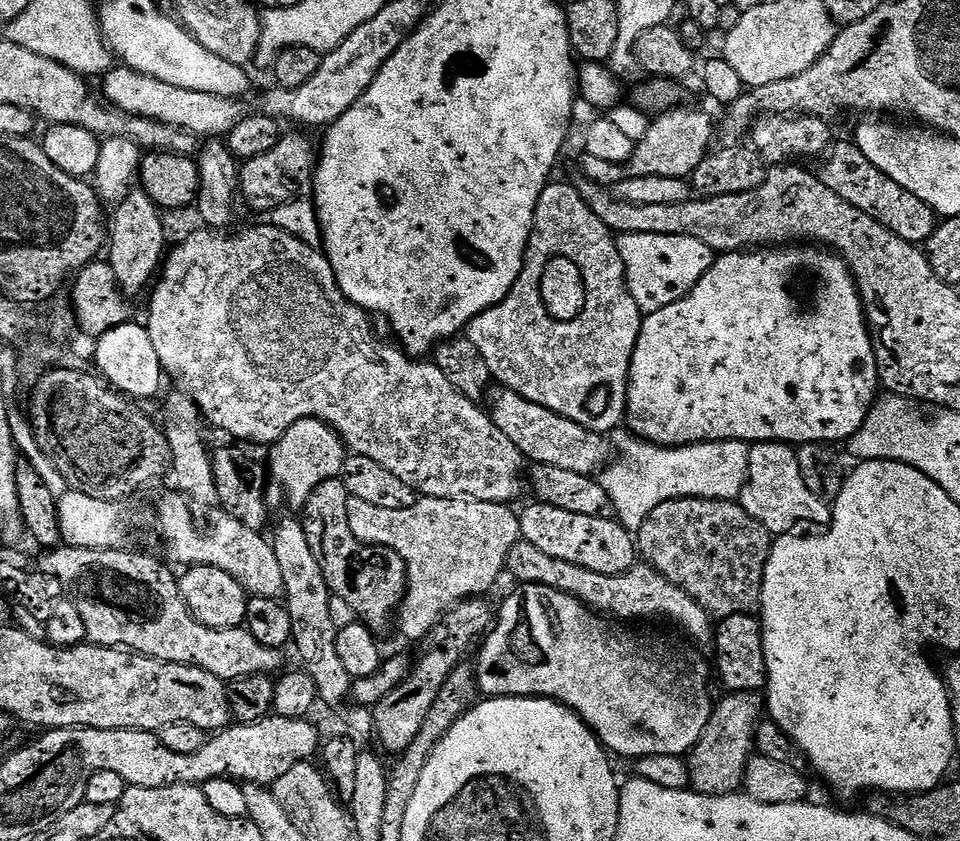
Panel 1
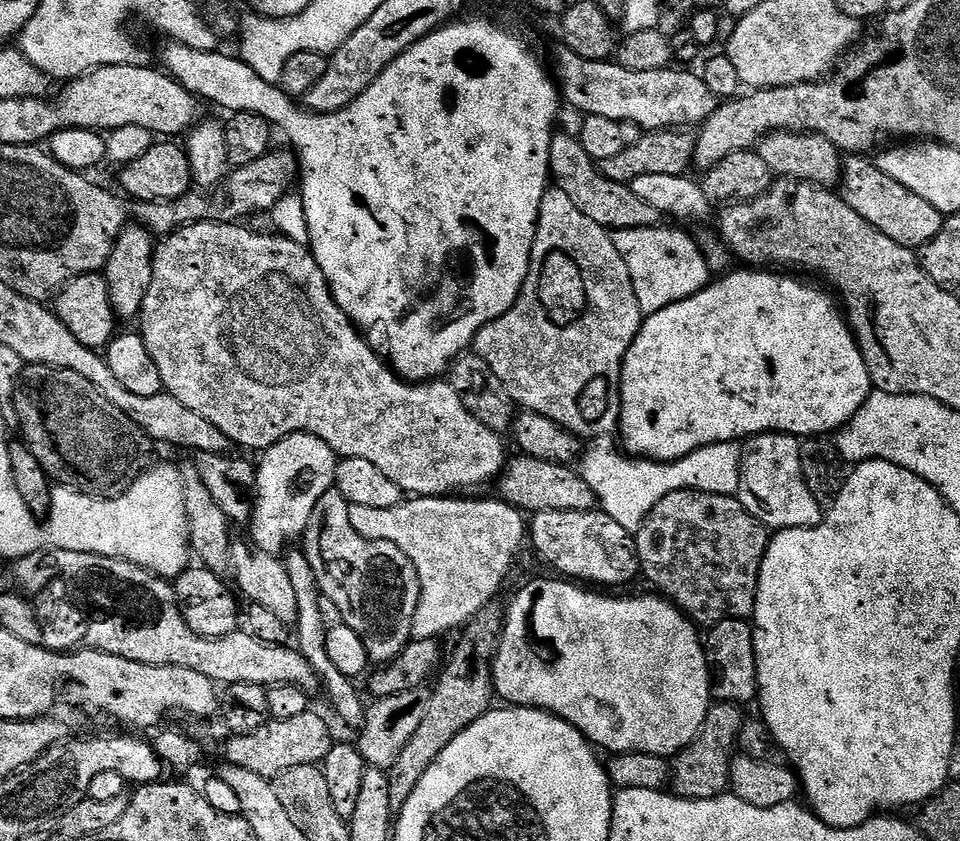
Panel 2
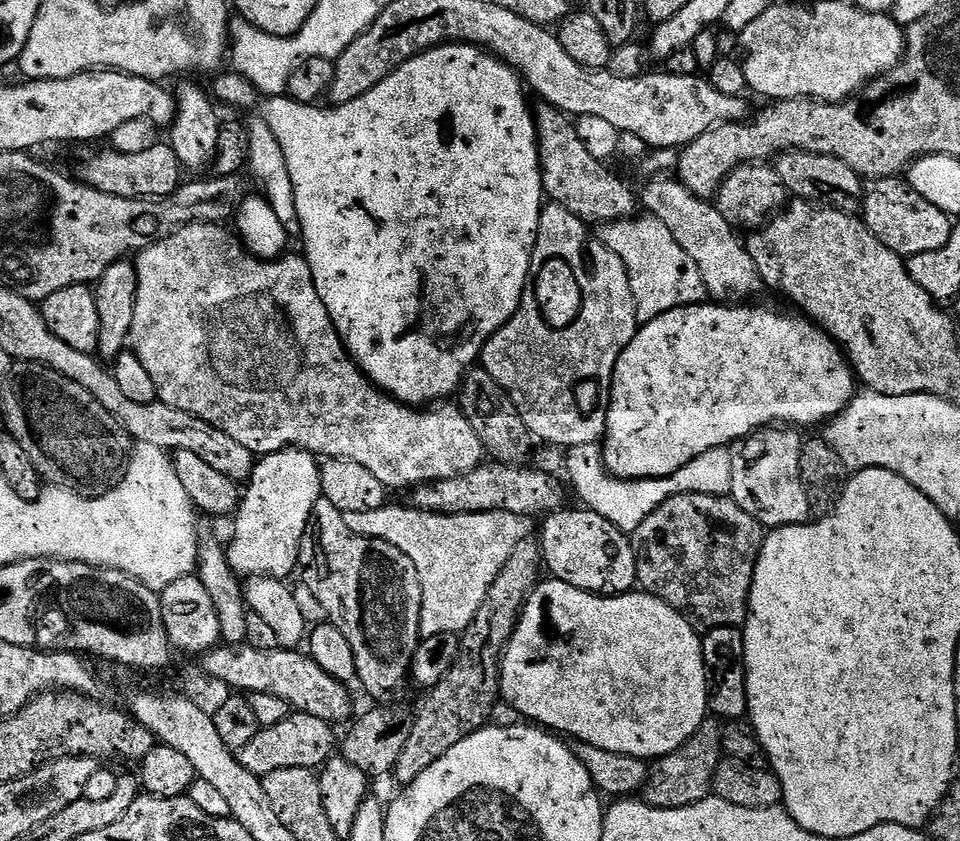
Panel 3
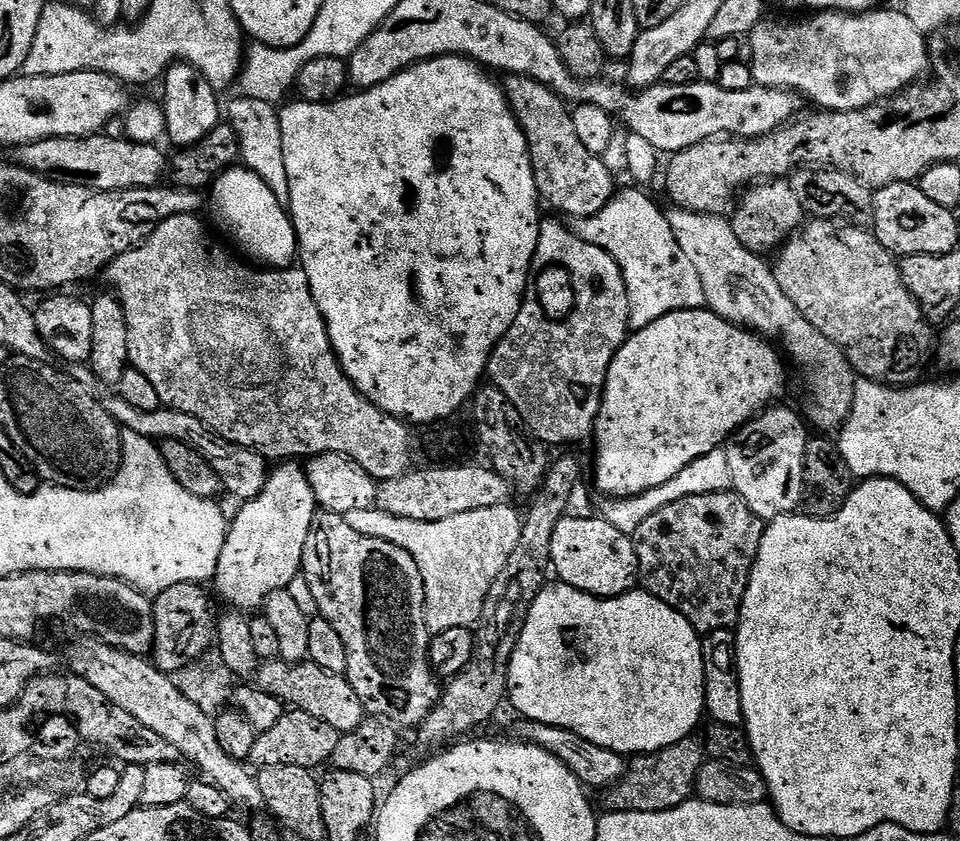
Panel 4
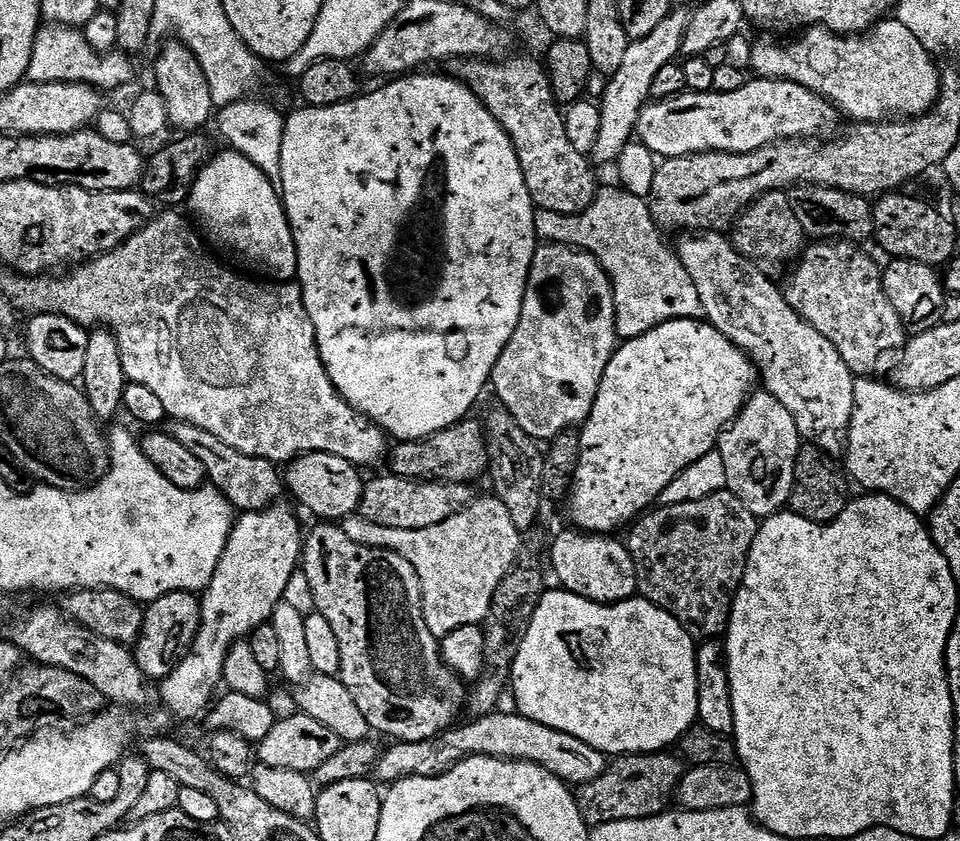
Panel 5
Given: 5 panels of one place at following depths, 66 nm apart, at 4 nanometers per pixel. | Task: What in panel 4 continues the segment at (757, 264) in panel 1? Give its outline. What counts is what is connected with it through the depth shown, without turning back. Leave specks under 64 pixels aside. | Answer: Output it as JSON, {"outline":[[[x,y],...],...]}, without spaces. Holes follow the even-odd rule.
{"outline":[[[707,307],[666,314],[650,326],[635,329],[625,340],[624,345],[620,347],[618,354],[614,354],[614,358],[610,362],[610,370],[606,374],[604,397],[596,419],[594,433],[594,441],[596,440],[595,491],[597,488],[598,491],[605,492],[603,495],[608,498],[637,496],[646,490],[654,490],[654,486],[662,486],[666,482],[670,482],[670,478],[674,478],[674,474],[686,470],[686,466],[690,466],[690,462],[702,458],[702,454],[710,454],[710,450],[721,447],[729,436],[733,436],[757,412],[775,401],[772,399],[784,388],[783,363],[785,364],[785,361],[782,359],[781,353],[765,337],[758,336],[755,332],[740,327],[739,324],[732,324],[728,320],[724,320],[718,314],[708,311]]]}

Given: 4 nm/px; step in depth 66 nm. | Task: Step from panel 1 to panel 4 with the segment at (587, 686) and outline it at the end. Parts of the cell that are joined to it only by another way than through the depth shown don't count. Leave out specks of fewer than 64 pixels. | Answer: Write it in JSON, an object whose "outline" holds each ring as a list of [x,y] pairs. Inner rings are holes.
{"outline":[[[548,582],[530,606],[516,649],[510,658],[506,700],[508,704],[512,703],[513,710],[520,715],[520,718],[546,726],[558,726],[562,730],[574,730],[578,738],[586,738],[586,742],[594,742],[594,746],[606,746],[606,750],[614,750],[621,754],[657,752],[693,735],[697,731],[695,728],[700,724],[700,716],[702,720],[705,715],[701,639],[701,633],[694,630],[694,626],[681,612],[643,590],[633,590],[627,592],[625,596],[611,596],[604,600],[601,596],[591,596],[582,590],[574,590],[574,586]]]}

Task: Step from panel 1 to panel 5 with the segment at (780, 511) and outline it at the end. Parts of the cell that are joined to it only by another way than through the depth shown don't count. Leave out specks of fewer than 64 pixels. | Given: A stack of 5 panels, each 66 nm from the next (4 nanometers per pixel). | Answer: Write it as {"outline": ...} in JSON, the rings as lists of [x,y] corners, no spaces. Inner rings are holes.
{"outline":[[[756,390],[748,397],[744,409],[736,415],[730,427],[720,436],[718,451],[722,454],[722,462],[726,466],[727,491],[733,492],[758,518],[776,515],[792,499],[792,487],[796,481],[796,459],[800,457],[802,441],[800,431],[786,406],[778,402],[770,393]]]}

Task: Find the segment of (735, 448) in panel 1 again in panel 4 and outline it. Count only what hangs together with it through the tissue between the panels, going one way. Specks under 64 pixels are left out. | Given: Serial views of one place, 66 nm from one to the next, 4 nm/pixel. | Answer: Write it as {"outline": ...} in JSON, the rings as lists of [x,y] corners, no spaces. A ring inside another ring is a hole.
{"outline":[[[718,447],[710,450],[710,454],[702,454],[702,458],[690,462],[690,466],[686,466],[686,470],[681,470],[679,474],[674,474],[670,482],[662,486],[654,486],[654,490],[646,490],[637,496],[605,499],[603,501],[605,504],[598,508],[598,512],[606,522],[610,522],[610,526],[614,526],[614,530],[622,530],[622,534],[632,536],[638,530],[638,526],[642,526],[642,522],[650,518],[650,514],[658,514],[658,510],[662,510],[662,506],[670,502],[678,502],[682,498],[690,498],[698,494],[726,492],[731,488],[730,466],[726,463],[723,447]]]}

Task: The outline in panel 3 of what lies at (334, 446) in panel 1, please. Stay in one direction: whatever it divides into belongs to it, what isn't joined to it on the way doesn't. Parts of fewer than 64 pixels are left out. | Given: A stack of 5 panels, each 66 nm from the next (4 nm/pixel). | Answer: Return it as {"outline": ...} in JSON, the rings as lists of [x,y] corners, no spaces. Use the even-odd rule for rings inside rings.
{"outline":[[[287,448],[257,459],[252,475],[247,481],[240,507],[234,513],[236,529],[232,532],[232,545],[229,543],[226,548],[228,561],[237,576],[288,578],[292,571],[297,571],[300,562],[300,547],[304,541],[312,511],[317,502],[322,499],[321,467],[321,461],[316,453],[308,452],[305,448]]]}

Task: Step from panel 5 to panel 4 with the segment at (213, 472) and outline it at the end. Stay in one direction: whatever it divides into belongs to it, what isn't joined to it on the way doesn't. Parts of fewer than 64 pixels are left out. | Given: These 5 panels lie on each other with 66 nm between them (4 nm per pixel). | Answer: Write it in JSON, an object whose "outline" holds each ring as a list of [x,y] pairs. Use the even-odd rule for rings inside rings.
{"outline":[[[118,394],[103,397],[102,403],[106,411],[116,419],[121,428],[134,430],[134,434],[142,434],[154,442],[166,440],[182,442],[198,454],[202,454],[202,458],[211,466],[214,474],[218,474],[223,491],[225,493],[229,492],[232,496],[237,496],[237,501],[253,500],[268,481],[270,464],[265,456],[249,448],[231,444],[216,432],[210,431],[202,421],[190,414],[182,414],[178,410],[163,406],[153,412],[134,410],[134,406],[130,406],[130,402],[126,402]]]}

